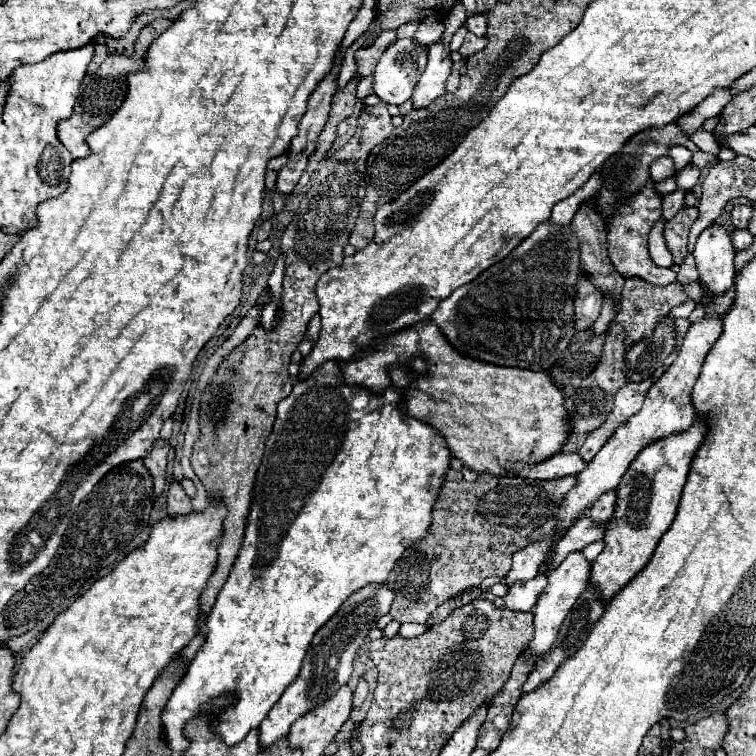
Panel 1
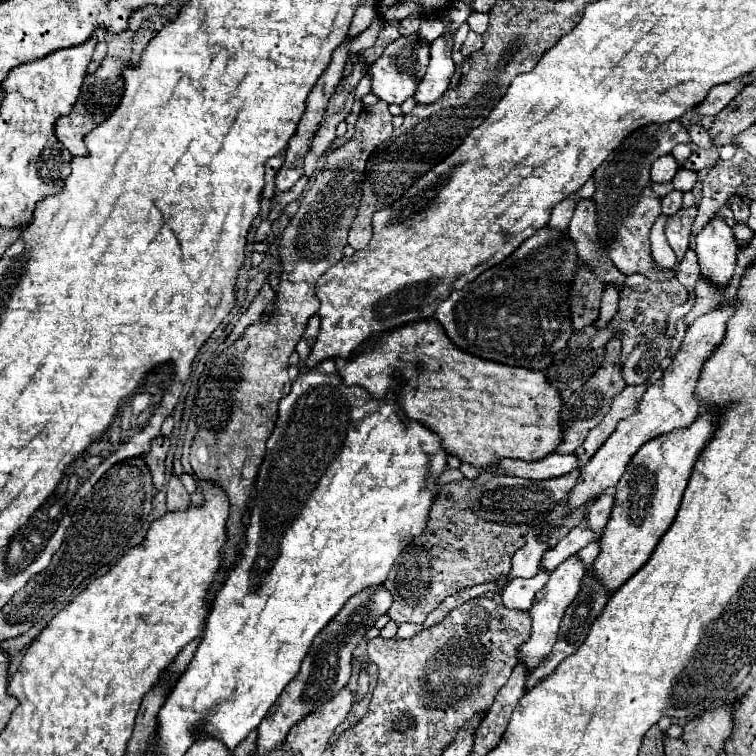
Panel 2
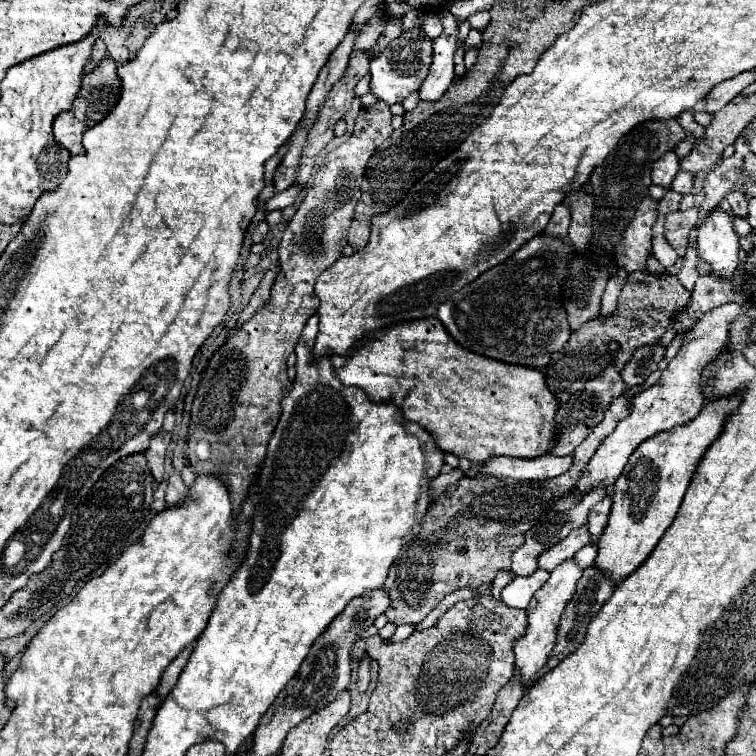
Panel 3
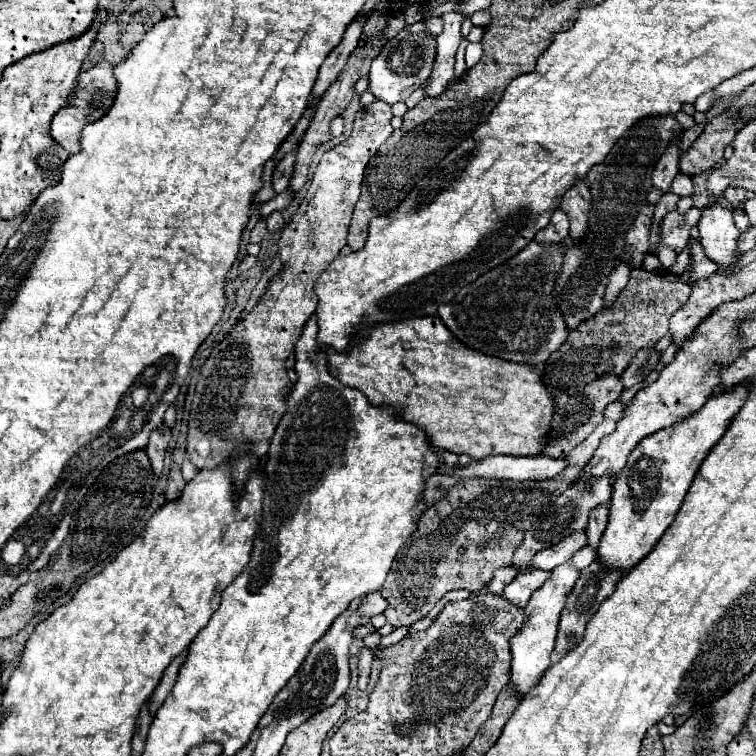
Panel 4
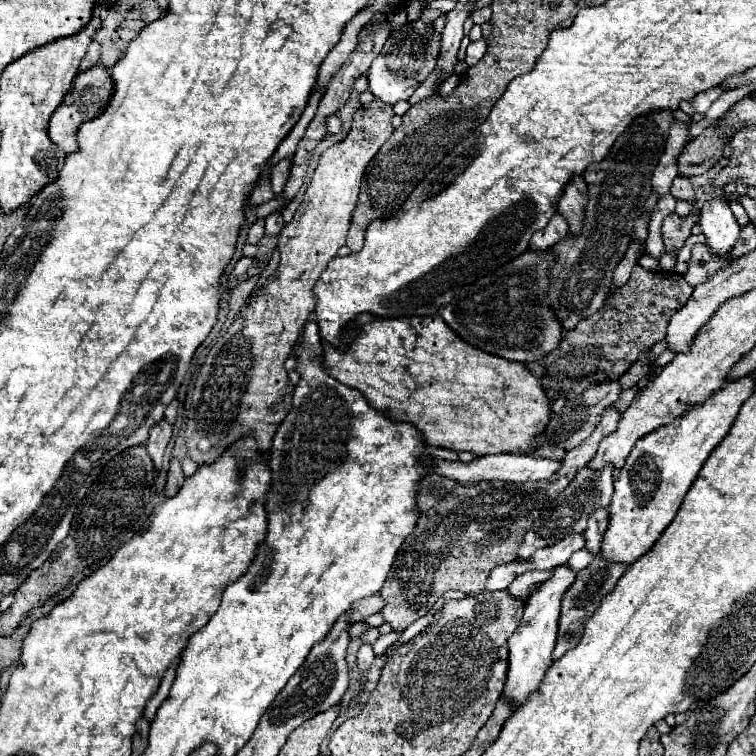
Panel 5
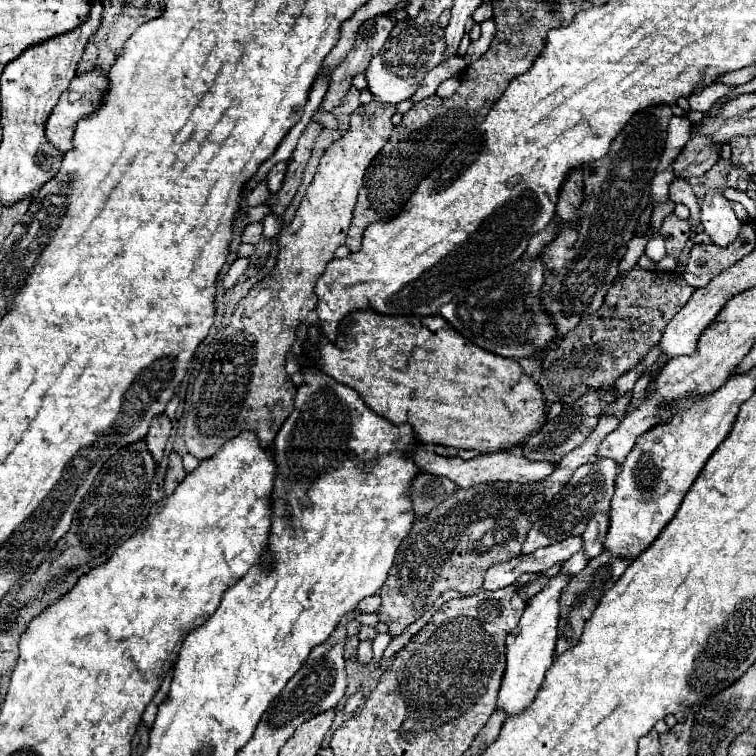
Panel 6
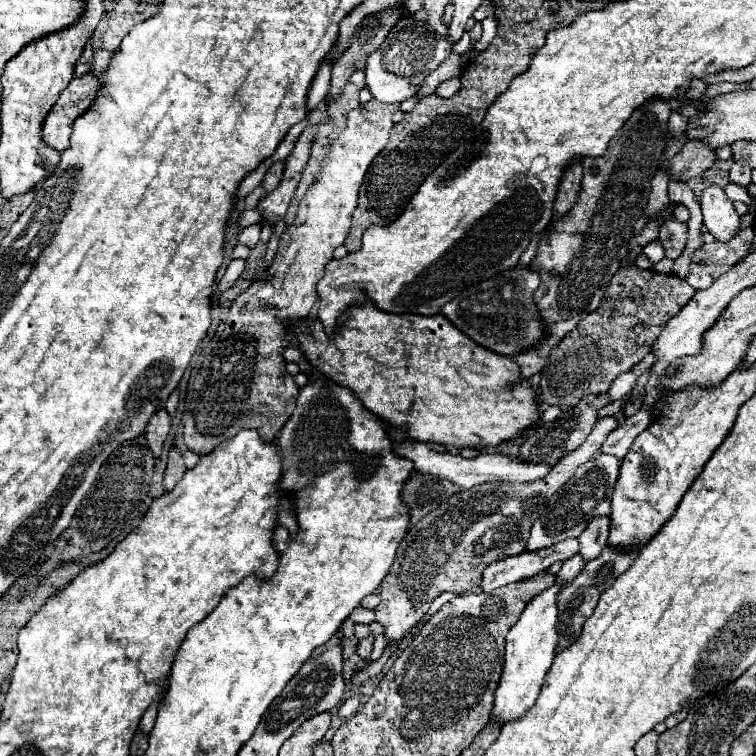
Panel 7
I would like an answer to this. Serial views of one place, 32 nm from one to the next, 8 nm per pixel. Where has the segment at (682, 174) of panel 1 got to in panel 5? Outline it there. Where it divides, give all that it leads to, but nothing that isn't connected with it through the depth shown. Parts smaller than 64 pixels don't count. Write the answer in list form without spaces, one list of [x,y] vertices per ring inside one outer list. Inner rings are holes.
[[[676,176],[676,178],[674,178],[674,182],[672,182],[672,190],[670,190],[670,194],[672,194],[676,200],[690,202],[690,204],[696,208],[694,188],[692,188],[692,184],[688,182],[688,178],[684,178],[684,176]]]

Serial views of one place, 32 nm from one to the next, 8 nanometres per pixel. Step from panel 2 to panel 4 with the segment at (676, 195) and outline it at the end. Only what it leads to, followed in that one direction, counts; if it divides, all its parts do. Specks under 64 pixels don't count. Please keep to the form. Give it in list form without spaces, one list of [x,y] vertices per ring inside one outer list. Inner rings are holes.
[[[672,192],[664,193],[660,198],[660,202],[656,204],[656,208],[654,208],[654,222],[656,222],[656,224],[660,224],[660,222],[662,222],[662,218],[664,218],[666,214],[675,211],[678,200],[680,200],[680,198],[678,198],[678,196],[674,196]]]

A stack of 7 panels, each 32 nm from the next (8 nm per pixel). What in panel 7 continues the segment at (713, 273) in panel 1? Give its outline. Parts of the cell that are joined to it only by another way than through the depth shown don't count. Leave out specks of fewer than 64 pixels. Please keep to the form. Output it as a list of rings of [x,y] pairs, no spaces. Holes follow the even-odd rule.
[[[710,184],[700,196],[700,206],[704,214],[704,226],[718,238],[718,242],[726,242],[736,234],[740,216],[722,186]]]

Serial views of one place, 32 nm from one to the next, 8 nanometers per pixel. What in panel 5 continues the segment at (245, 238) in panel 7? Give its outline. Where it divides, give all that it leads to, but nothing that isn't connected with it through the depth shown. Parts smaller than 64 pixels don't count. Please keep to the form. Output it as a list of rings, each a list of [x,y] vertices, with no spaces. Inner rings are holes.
[[[256,220],[256,222],[248,228],[246,242],[248,242],[248,244],[258,244],[262,236],[264,236],[264,220]]]

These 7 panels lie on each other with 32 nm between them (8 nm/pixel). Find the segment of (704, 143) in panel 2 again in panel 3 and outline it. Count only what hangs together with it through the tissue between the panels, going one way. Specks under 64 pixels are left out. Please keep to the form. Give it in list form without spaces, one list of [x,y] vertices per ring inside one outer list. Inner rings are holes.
[[[690,111],[683,112],[677,117],[677,121],[686,132],[690,132],[696,138],[696,141],[704,136],[705,128],[694,120],[694,115]]]

